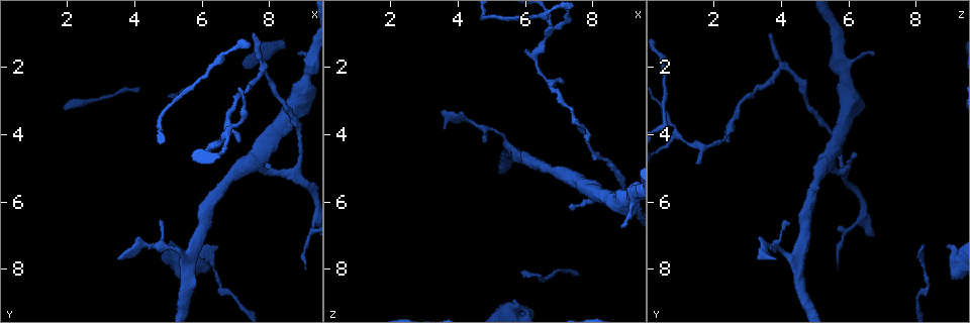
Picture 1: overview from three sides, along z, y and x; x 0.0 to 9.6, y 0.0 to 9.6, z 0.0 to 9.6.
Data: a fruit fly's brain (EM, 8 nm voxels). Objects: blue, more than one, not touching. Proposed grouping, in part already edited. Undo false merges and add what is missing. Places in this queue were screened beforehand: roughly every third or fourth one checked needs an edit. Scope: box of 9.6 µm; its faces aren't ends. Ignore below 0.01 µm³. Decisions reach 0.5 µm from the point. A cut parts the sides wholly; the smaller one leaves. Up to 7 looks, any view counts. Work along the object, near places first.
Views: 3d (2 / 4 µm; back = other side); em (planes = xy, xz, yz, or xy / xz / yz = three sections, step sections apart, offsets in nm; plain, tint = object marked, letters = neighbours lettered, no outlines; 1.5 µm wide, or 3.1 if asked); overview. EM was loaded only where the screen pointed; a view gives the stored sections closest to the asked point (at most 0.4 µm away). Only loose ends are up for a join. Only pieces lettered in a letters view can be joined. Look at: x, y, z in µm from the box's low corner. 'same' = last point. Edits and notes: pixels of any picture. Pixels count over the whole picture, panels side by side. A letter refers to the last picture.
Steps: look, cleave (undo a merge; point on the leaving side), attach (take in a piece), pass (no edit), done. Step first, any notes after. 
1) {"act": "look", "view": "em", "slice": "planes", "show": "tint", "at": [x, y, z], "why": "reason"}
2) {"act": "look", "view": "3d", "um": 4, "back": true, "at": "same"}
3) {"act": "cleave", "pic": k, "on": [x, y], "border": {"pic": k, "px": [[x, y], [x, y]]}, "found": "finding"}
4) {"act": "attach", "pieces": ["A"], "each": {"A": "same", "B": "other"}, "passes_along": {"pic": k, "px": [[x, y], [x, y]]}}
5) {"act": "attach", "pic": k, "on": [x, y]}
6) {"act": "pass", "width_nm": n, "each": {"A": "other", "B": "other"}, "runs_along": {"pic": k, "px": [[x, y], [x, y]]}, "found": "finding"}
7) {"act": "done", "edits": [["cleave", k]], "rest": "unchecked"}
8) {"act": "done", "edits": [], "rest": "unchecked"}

{"act": "look", "view": "3d", "um": 2, "at": [8.80, 1.55, 6.70], "why": "tapers out"}

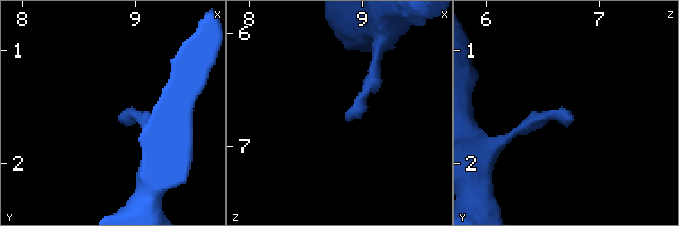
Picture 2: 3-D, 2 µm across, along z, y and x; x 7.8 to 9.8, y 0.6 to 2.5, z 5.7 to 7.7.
{"act": "look", "view": "em", "slice": "xz", "step": 4, "show": "tint", "at": [8.88, 1.60, 6.76], "why": "now the EM"}

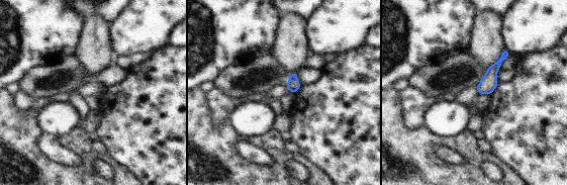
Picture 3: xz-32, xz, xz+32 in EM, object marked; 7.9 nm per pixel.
{"act": "look", "view": "em", "slice": "planes", "show": "letters", "at": "same", "why": "another direction"}

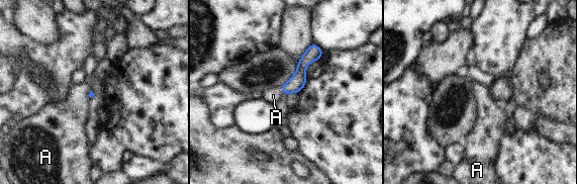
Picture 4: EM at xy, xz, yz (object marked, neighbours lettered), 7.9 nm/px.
{"act": "pass", "each": {"A": "other"}, "border": {"pic": 4, "px": [[281, 87], [284, 94]]}, "found": "no lettered piece goes on from it"}

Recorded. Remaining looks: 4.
{"act": "look", "view": "3d", "um": 2, "at": [6.30, 4.30, 1.80], "why": "narrows sharply"}

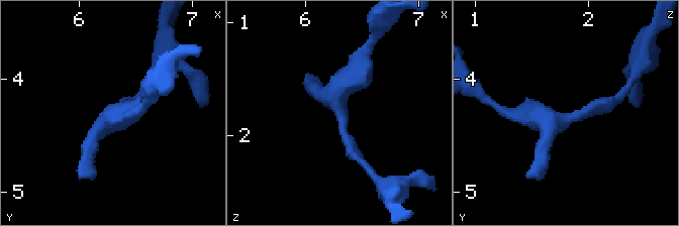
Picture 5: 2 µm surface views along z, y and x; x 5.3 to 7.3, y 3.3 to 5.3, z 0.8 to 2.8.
{"act": "look", "view": "em", "slice": "xy", "step": 8, "show": "letters", "at": [6.30, 4.36, 1.84], "why": "need the tissue"}

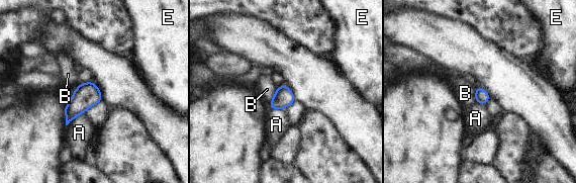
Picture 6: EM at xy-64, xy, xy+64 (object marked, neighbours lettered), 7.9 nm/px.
{"act": "look", "view": "em", "slice": "planes", "show": "letters", "at": "same", "why": "cut it another way"}

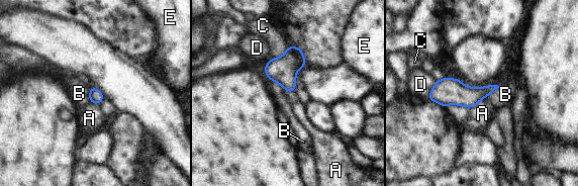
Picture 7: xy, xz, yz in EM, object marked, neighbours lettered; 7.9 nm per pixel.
{"act": "pass", "each": {"A": "other", "B": "other", "C": "other", "D": "other", "E": "other"}, "border": {"pic": 7, "px": [[269, 79], [278, 83], [285, 90]]}, "found": "all the same neuron"}

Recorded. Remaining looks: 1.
{"act": "done", "edits": [], "rest": "unchecked"}

